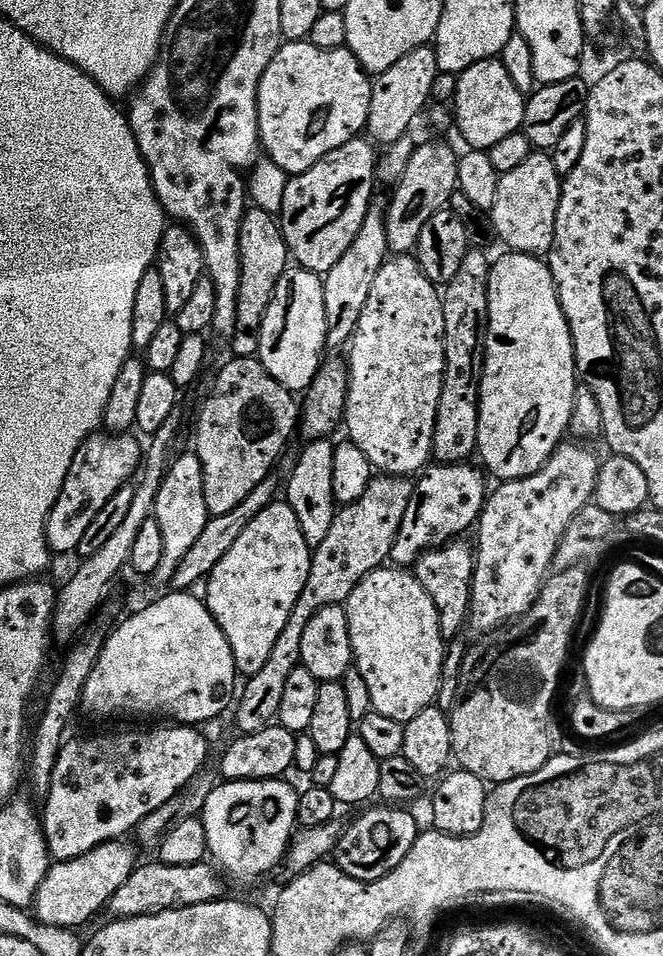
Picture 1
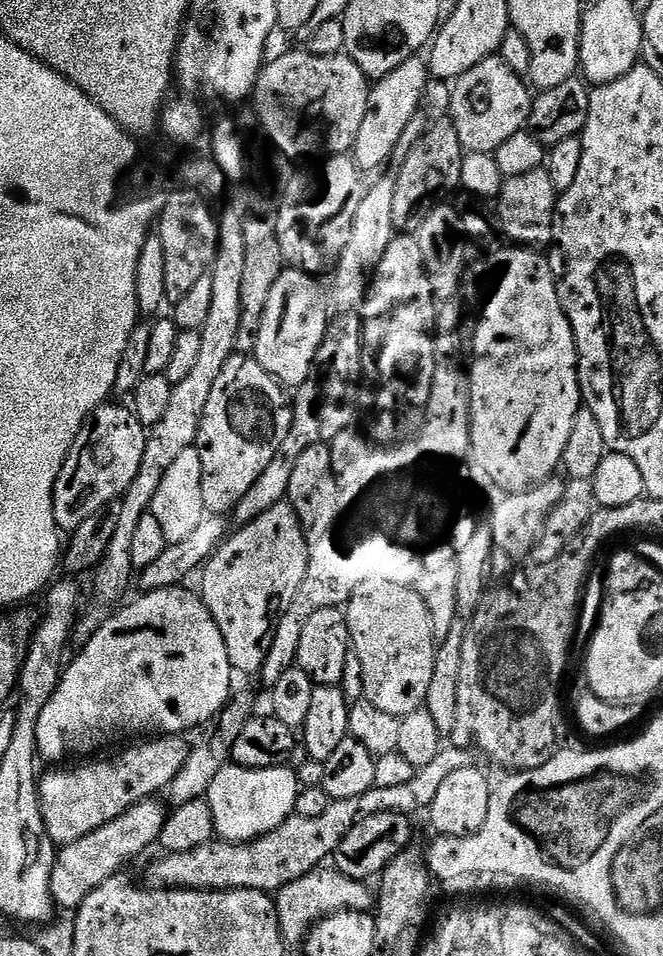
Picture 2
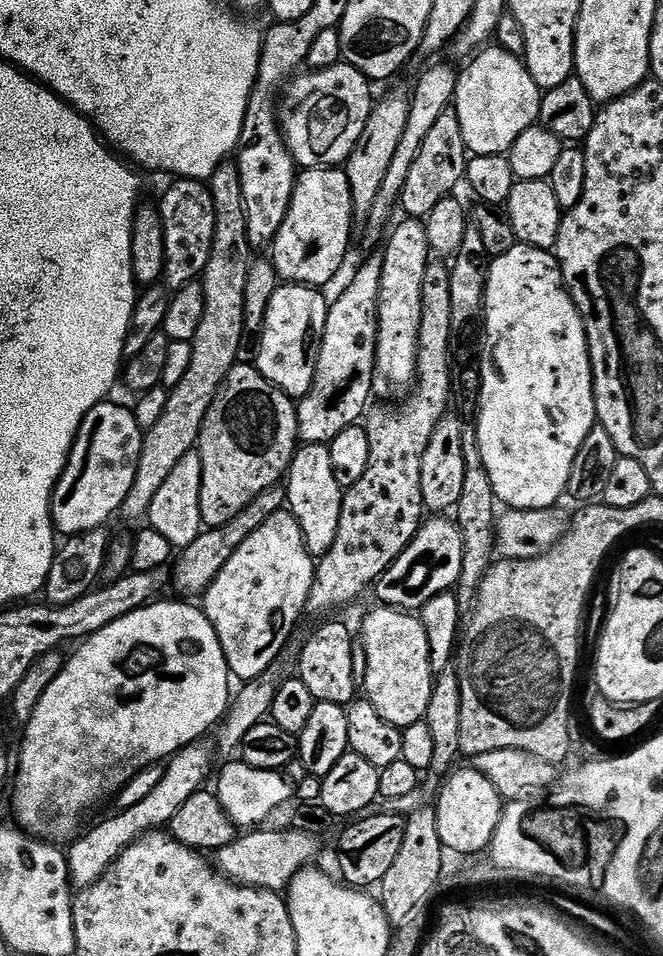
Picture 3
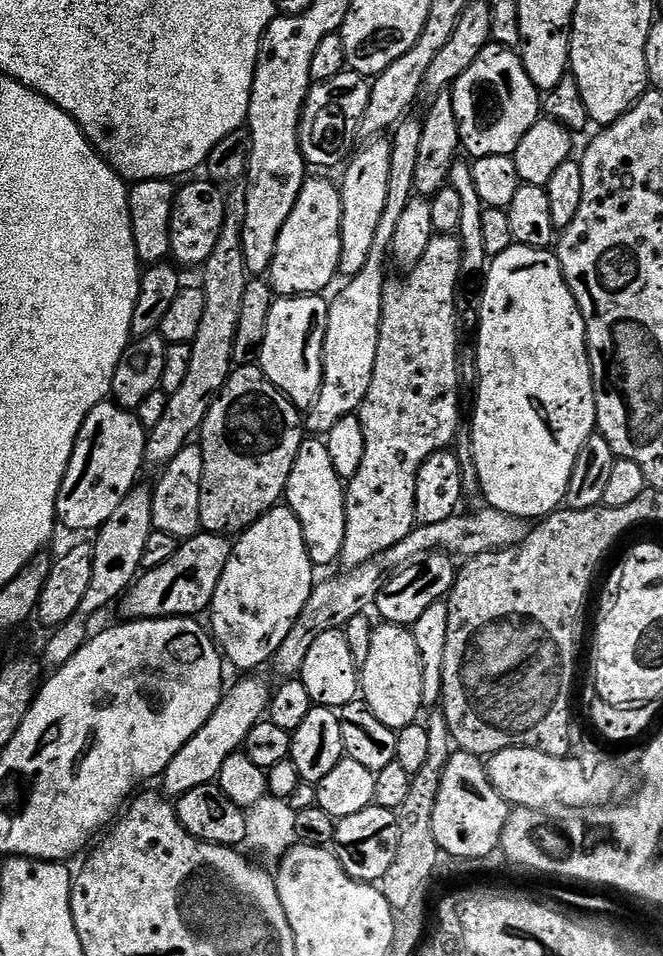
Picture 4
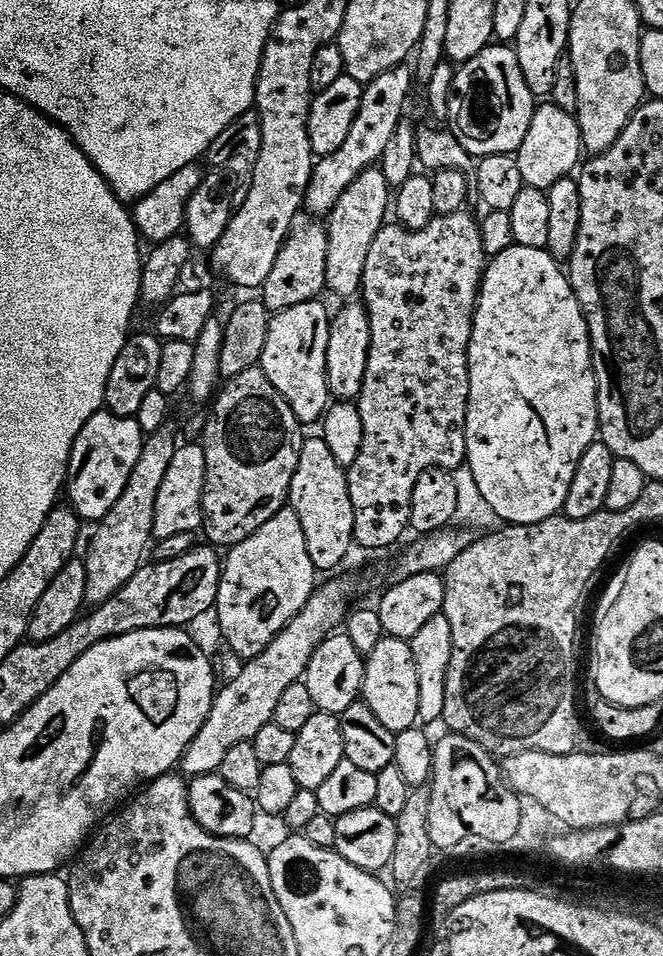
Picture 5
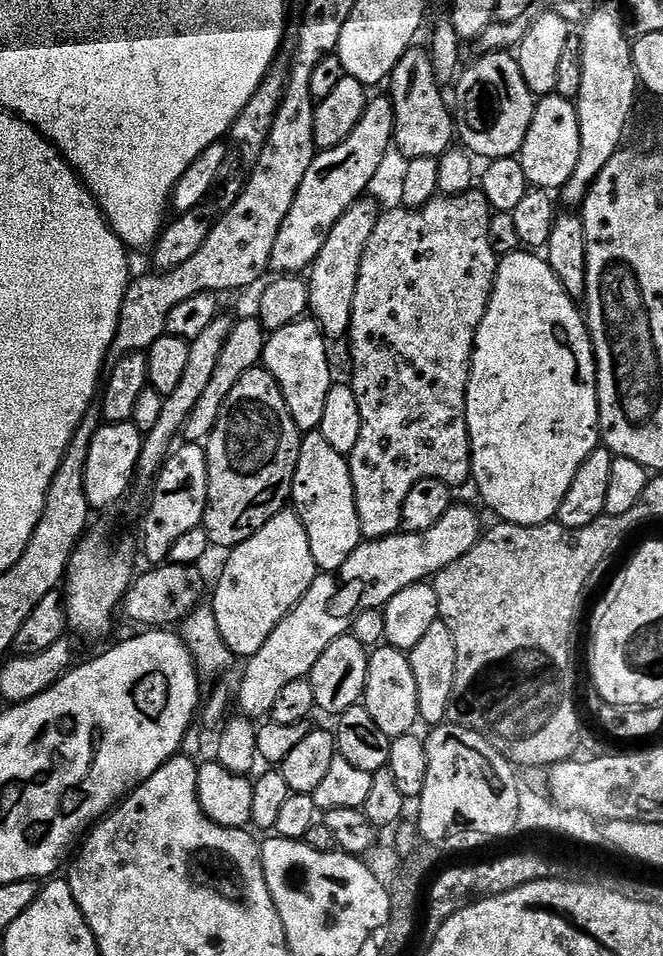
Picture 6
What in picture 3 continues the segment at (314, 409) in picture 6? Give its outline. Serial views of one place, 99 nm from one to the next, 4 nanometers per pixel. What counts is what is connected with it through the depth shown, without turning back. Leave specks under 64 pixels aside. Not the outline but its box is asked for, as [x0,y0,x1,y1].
[254,283,329,398]

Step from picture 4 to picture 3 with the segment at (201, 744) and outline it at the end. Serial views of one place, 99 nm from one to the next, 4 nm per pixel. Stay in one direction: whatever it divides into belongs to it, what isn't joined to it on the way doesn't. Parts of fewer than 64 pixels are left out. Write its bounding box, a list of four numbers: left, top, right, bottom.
[67,746,208,890]

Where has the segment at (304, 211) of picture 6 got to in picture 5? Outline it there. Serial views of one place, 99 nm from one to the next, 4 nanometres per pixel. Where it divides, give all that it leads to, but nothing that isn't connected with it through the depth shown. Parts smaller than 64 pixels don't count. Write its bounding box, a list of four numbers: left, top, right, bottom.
[306,66,414,218]

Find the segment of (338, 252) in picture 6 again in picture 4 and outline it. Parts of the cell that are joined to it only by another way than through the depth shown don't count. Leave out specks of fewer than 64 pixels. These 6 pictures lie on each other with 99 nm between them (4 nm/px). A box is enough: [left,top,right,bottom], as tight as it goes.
[338,138,391,278]

